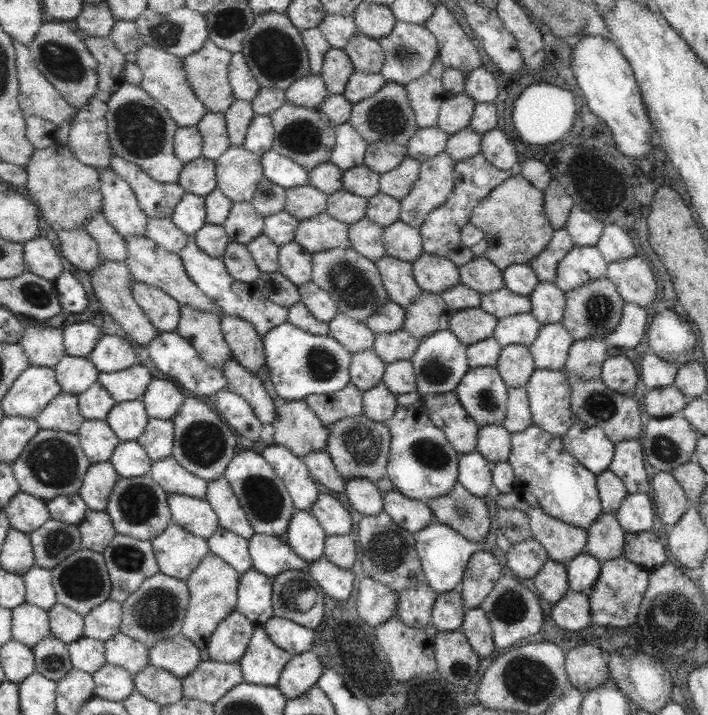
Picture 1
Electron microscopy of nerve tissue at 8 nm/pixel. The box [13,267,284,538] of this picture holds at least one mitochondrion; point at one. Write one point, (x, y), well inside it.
(53, 462)

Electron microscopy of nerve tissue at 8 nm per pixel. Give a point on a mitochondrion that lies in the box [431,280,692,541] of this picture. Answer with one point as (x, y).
(599, 308)

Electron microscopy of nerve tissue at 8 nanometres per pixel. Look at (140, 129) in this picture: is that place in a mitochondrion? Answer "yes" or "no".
yes

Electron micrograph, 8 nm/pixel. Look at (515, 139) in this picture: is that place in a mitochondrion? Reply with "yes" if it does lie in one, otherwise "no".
no

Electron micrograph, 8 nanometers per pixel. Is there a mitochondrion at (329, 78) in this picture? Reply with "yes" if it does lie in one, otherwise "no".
no

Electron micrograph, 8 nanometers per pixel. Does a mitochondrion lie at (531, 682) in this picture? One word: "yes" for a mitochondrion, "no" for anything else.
yes

